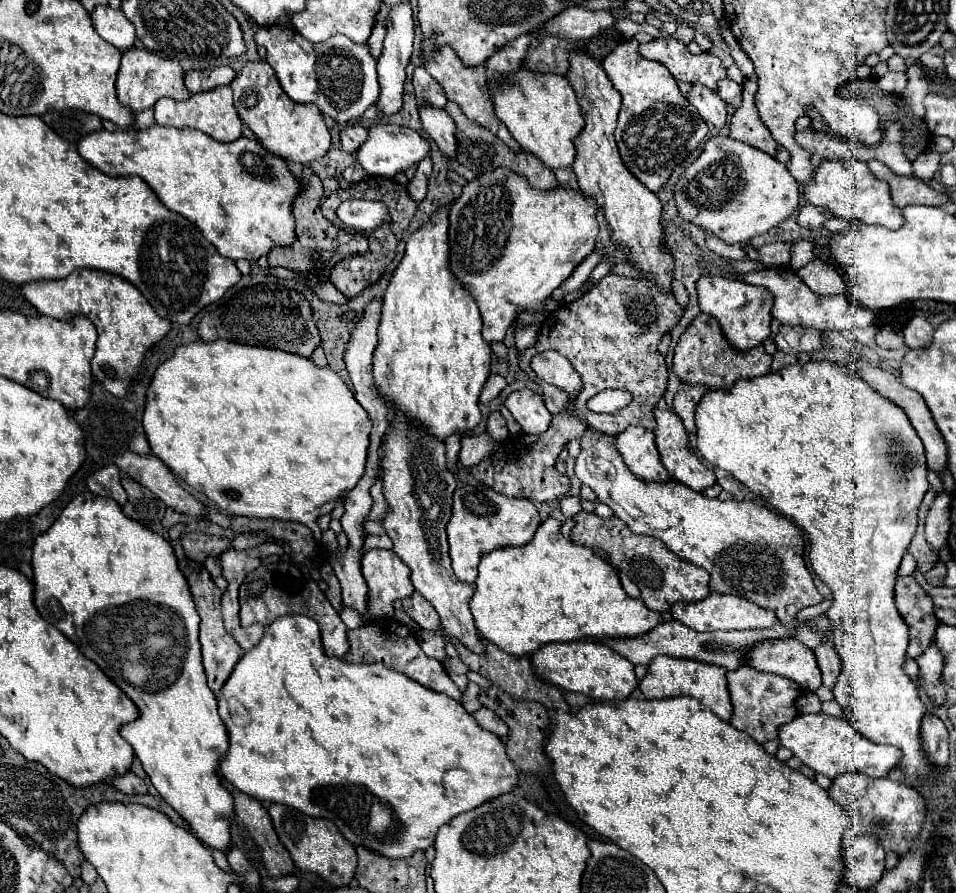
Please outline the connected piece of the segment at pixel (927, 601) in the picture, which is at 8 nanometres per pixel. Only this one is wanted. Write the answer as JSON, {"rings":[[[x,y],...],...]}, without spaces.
{"rings":[[[913,575],[897,577],[895,583],[895,603],[901,617],[909,625],[909,647],[907,657],[919,657],[931,643],[935,629],[939,625],[931,595],[915,581]]]}

